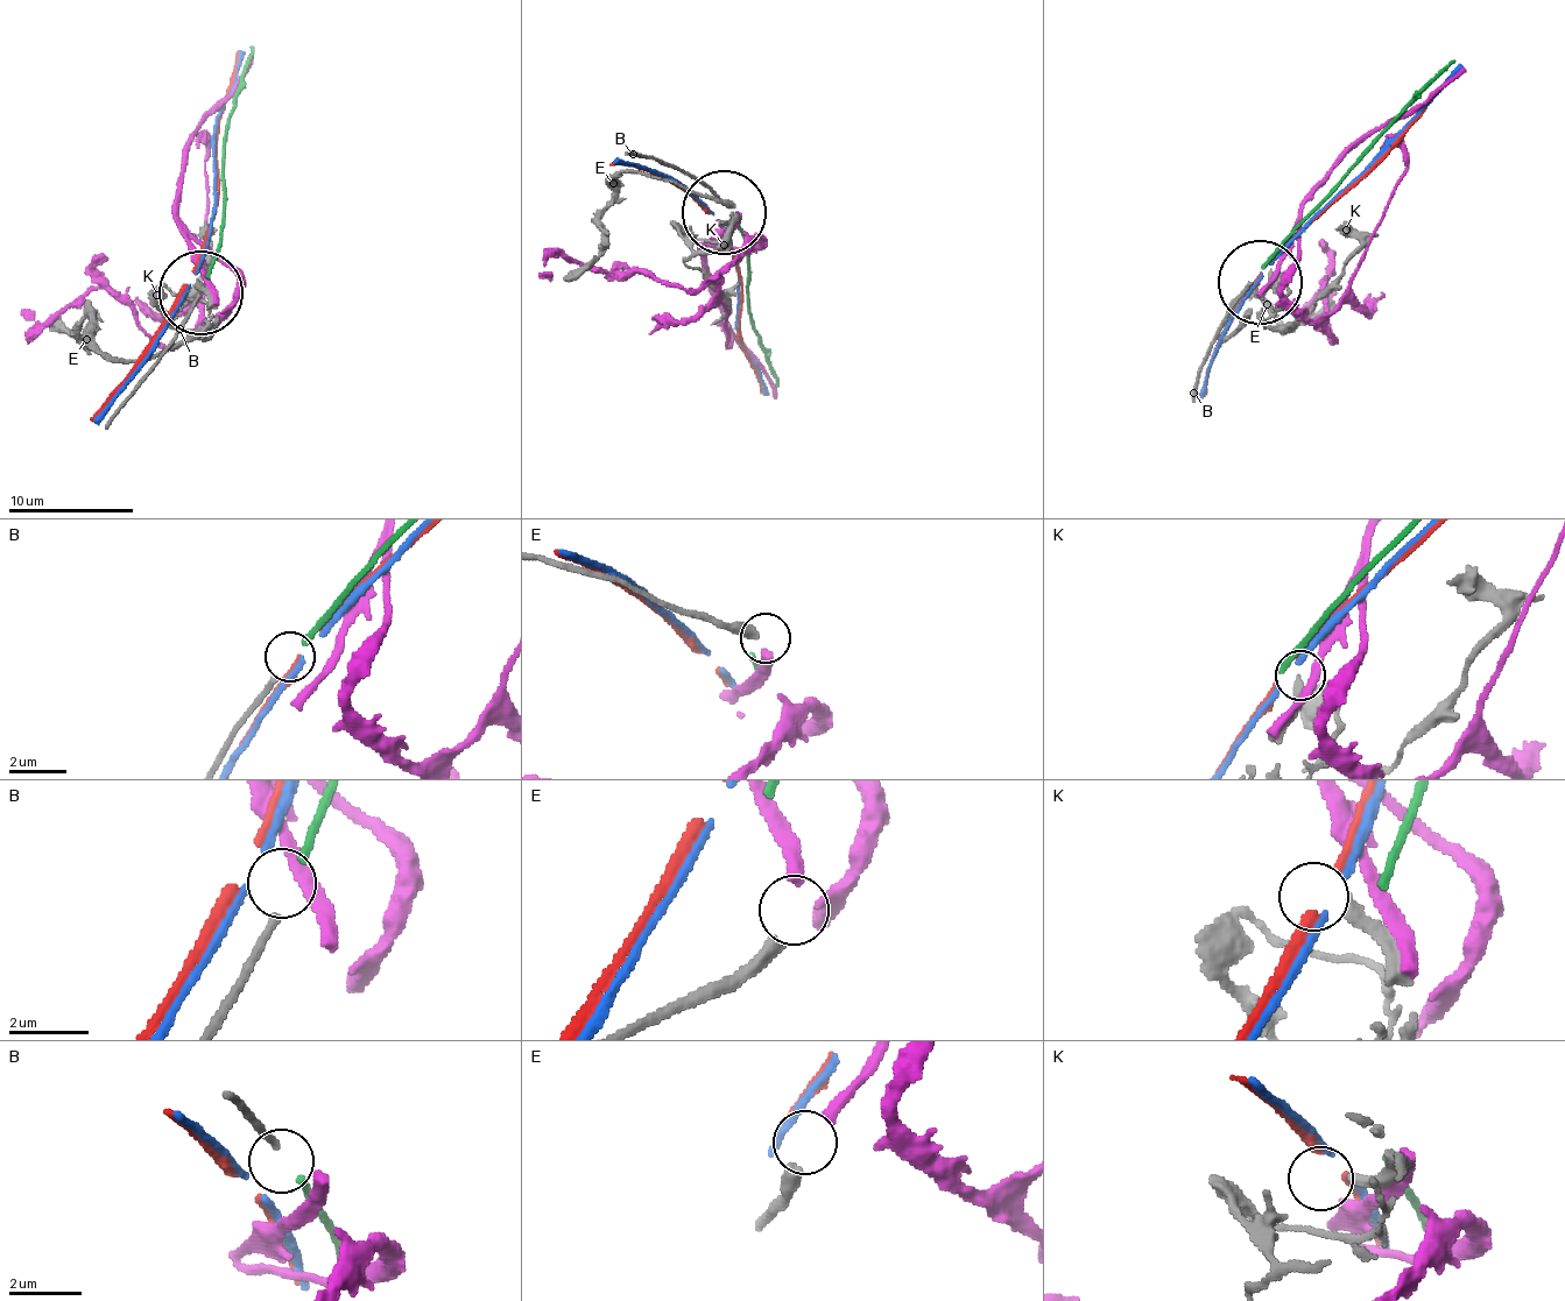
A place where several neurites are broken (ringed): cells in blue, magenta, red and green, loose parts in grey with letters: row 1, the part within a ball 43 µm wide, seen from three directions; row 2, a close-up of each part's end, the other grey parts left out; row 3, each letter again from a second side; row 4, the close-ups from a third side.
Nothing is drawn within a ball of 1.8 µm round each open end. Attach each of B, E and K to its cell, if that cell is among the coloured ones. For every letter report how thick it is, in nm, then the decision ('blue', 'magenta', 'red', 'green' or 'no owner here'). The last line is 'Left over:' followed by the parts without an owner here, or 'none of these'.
B: calibre 200 nm; green
E: calibre 400 nm; magenta
K: calibre 320 nm; no owner here
Left over: K

